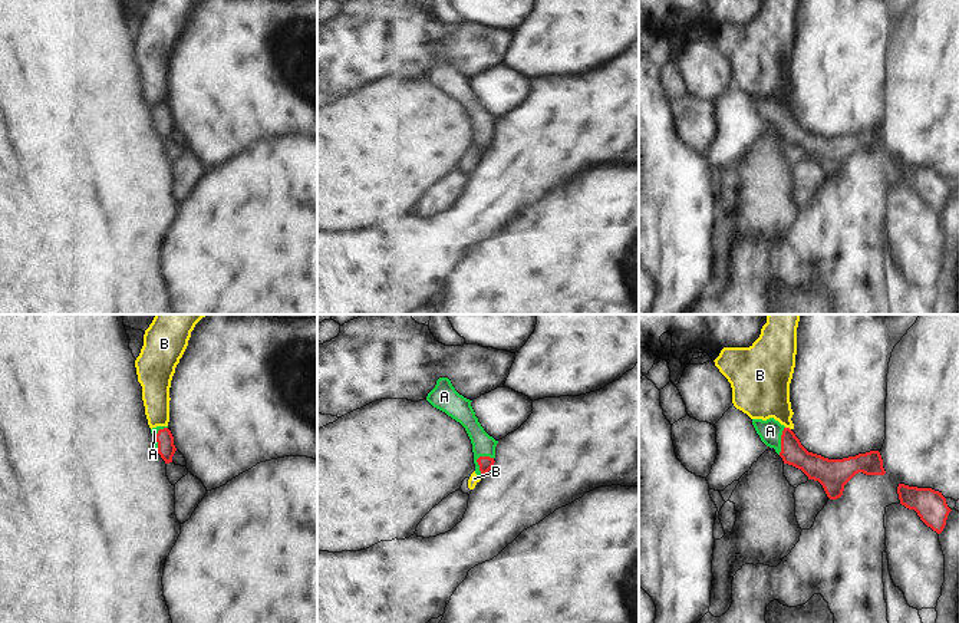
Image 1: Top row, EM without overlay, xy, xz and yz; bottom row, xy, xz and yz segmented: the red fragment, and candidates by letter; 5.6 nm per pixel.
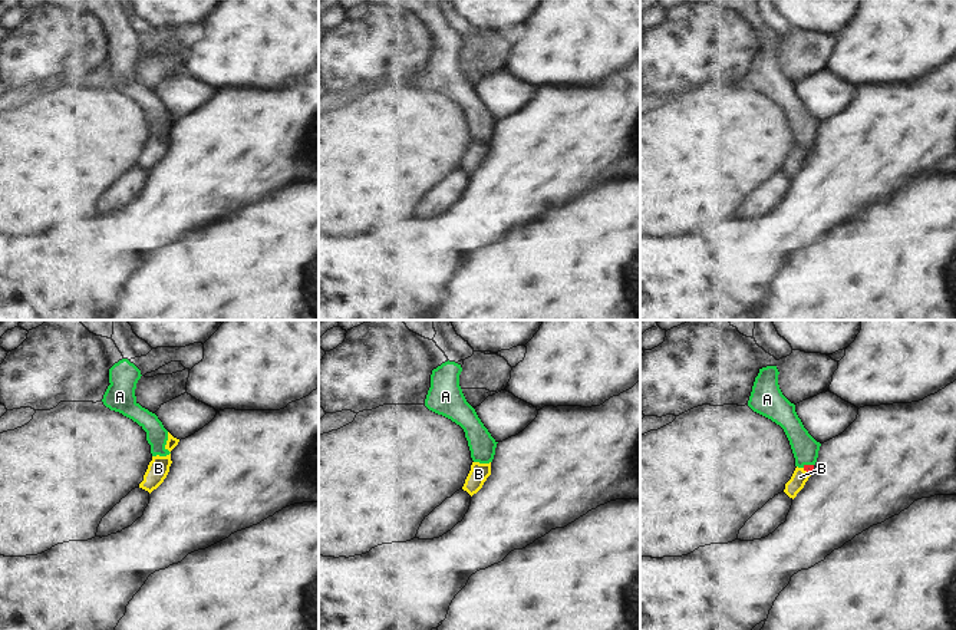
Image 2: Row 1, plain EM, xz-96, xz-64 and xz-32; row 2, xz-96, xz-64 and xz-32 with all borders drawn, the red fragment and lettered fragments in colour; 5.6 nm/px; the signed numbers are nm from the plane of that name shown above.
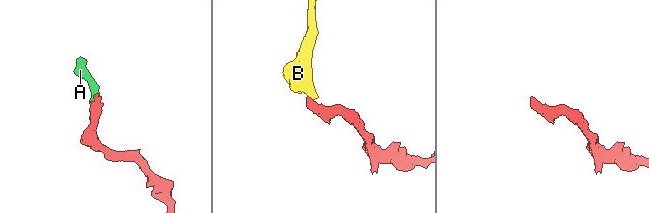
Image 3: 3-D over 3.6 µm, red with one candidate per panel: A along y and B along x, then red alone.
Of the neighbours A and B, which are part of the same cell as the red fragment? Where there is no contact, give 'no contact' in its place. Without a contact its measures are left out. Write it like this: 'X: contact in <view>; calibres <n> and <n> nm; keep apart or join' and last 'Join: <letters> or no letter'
A: contact in xz; calibres 80 and 130 nm; join
B: contact in yz; calibres 140 and 300 nm; keep apart
Join: A

